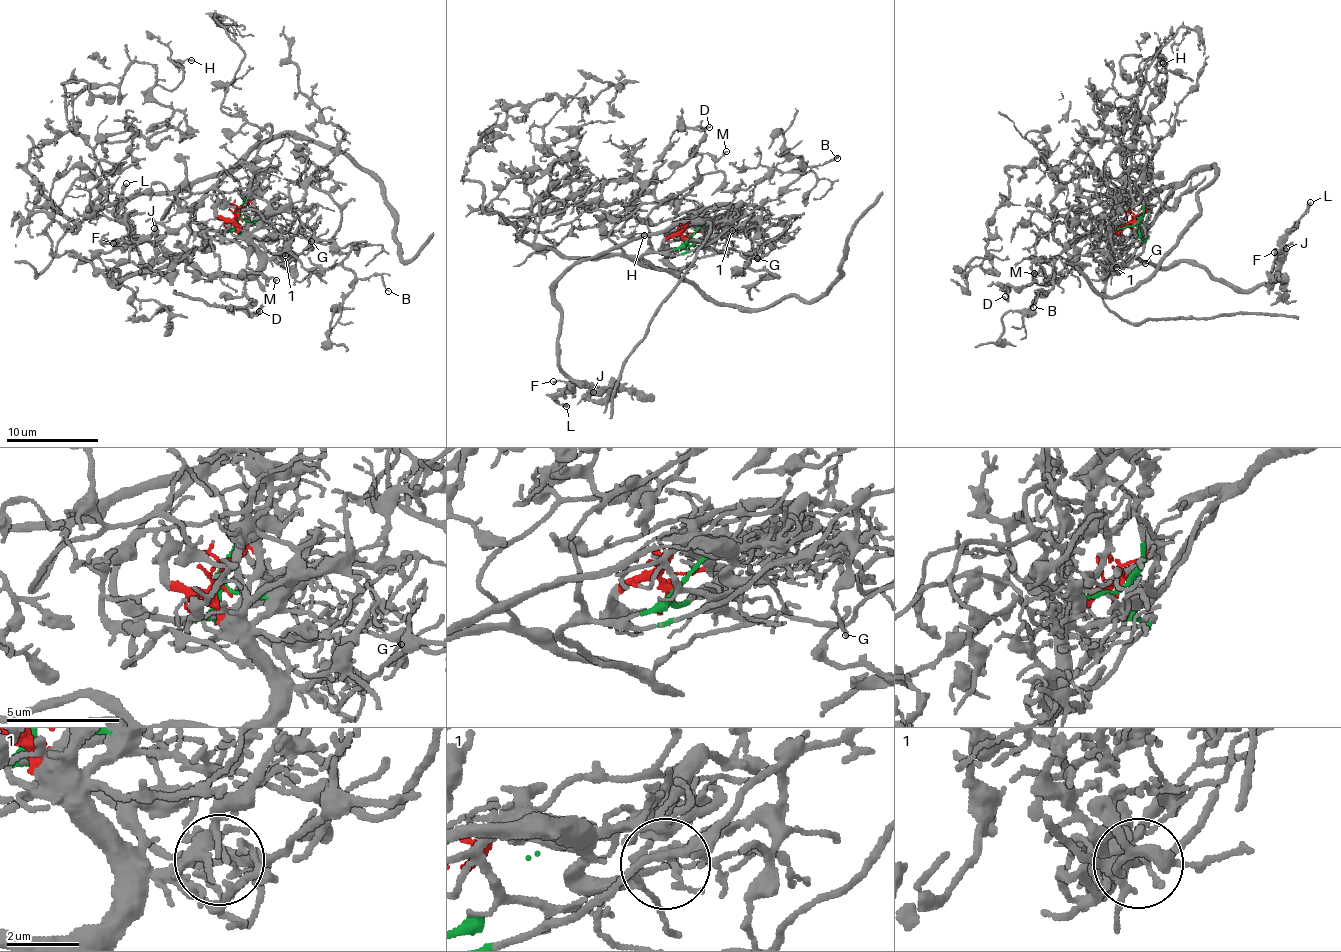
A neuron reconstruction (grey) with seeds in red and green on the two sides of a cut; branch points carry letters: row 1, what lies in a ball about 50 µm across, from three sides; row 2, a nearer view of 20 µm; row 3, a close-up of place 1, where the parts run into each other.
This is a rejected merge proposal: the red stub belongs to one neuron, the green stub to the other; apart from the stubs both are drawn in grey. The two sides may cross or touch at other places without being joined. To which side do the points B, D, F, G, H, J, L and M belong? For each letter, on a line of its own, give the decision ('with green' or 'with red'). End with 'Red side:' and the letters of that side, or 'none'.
B: with green
D: with green
F: with red
G: with green
H: with green
J: with red
L: with red
M: with green
Red side: F, J, L

